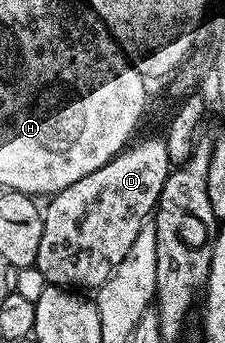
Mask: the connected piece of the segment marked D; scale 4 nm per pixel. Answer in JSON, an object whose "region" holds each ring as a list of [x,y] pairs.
{"region":[[[160,134],[139,139],[130,142],[107,165],[95,169],[95,173],[87,173],[87,177],[75,181],[75,185],[67,185],[67,189],[46,202],[49,204],[44,204],[43,238],[39,240],[35,265],[39,273],[43,273],[46,284],[68,289],[98,289],[112,277],[116,267],[127,257],[135,237],[139,235],[140,227],[156,211],[159,193],[163,193],[163,185],[171,170],[167,145]]]}

